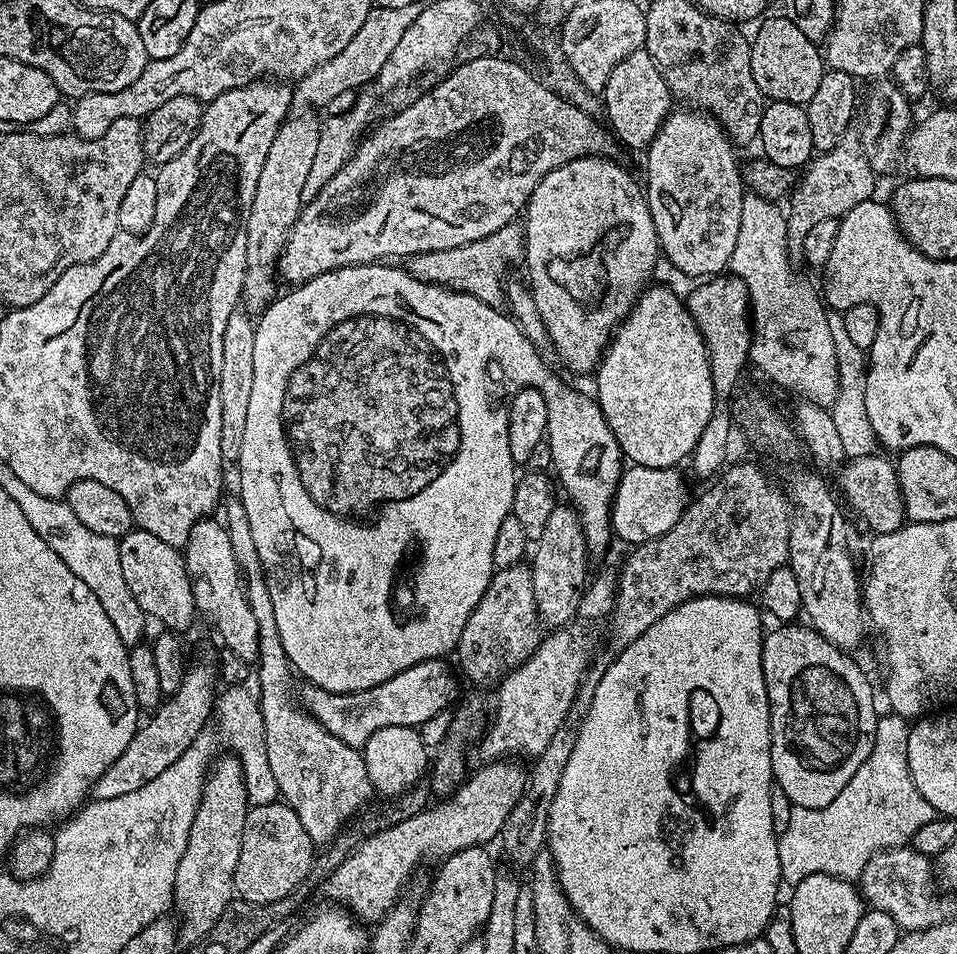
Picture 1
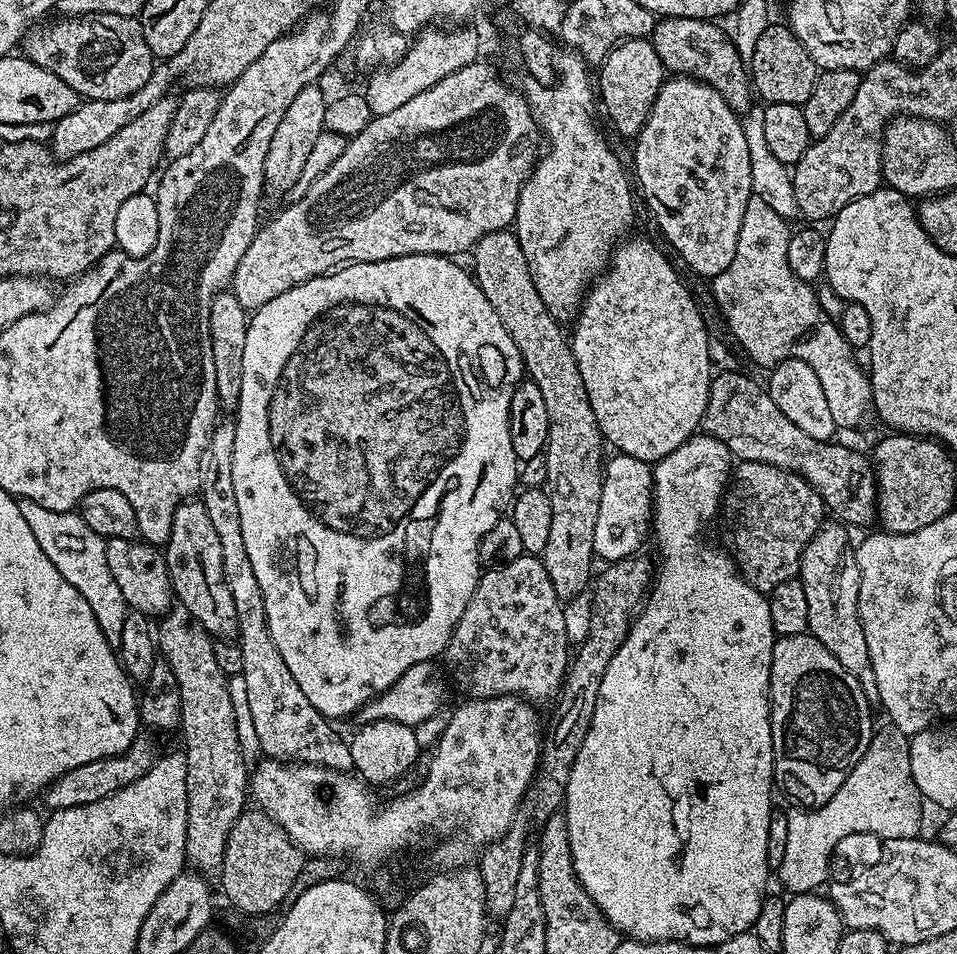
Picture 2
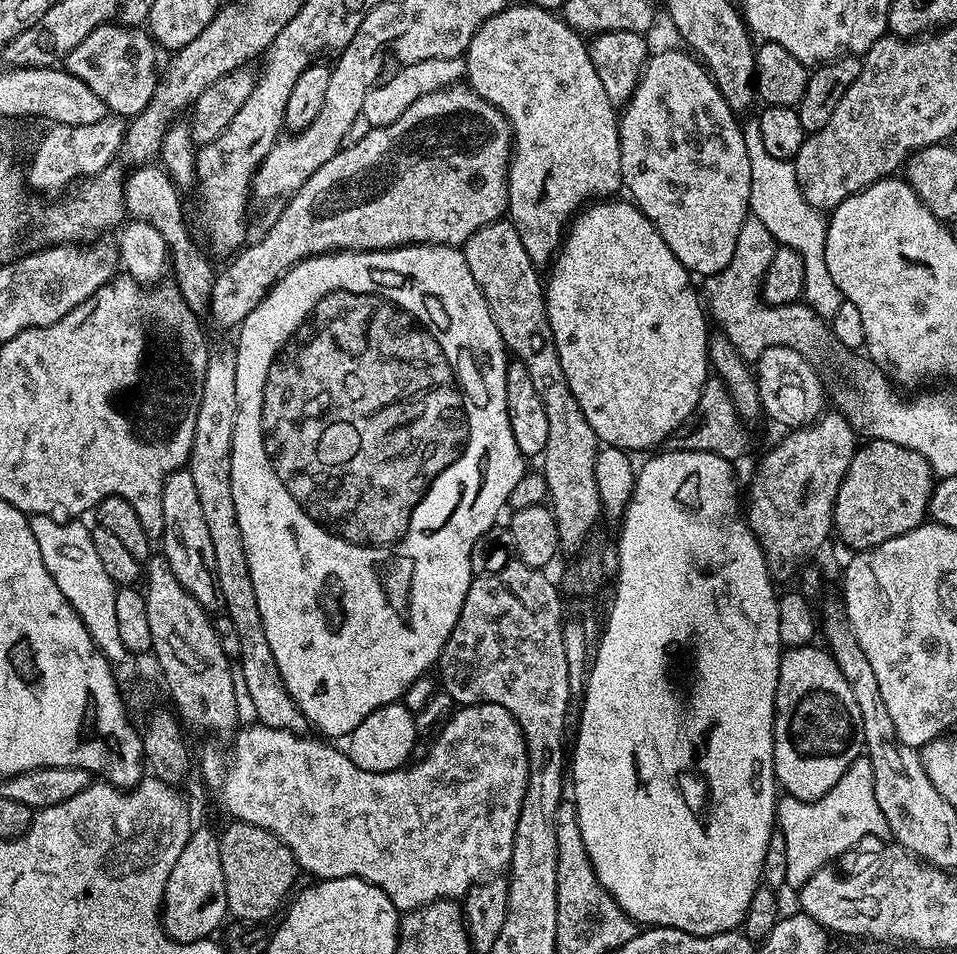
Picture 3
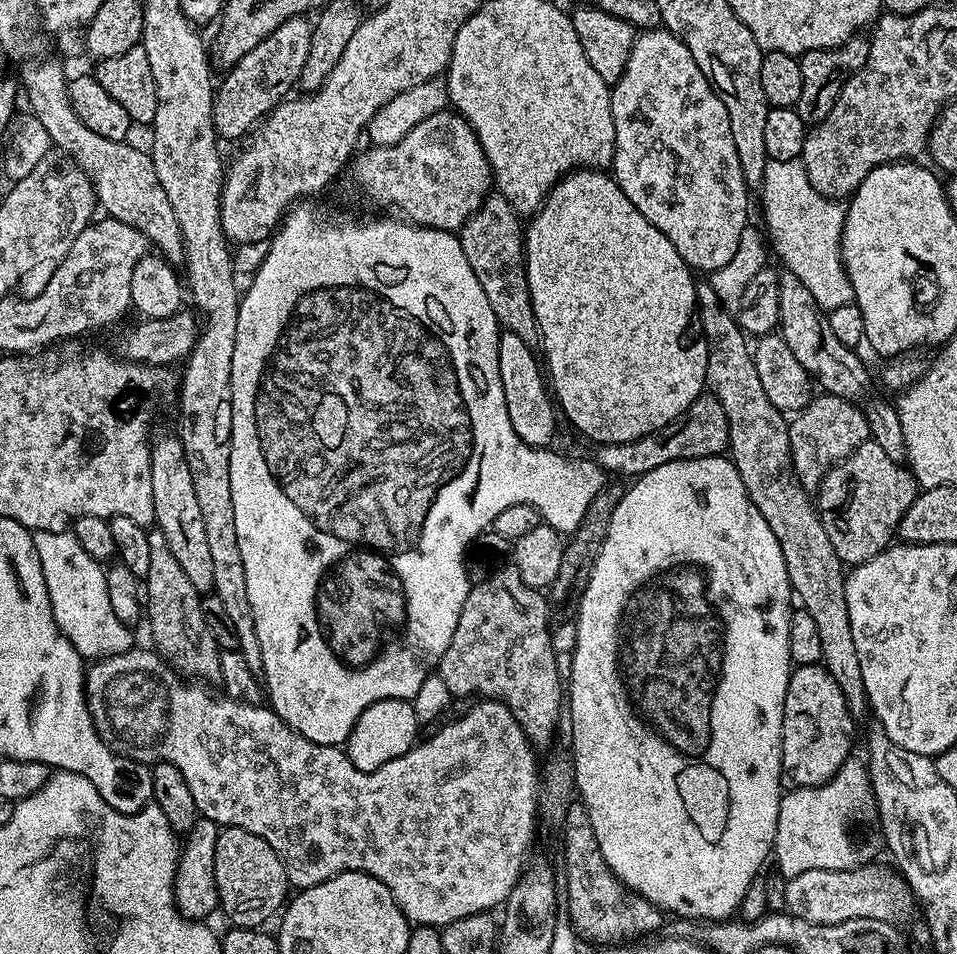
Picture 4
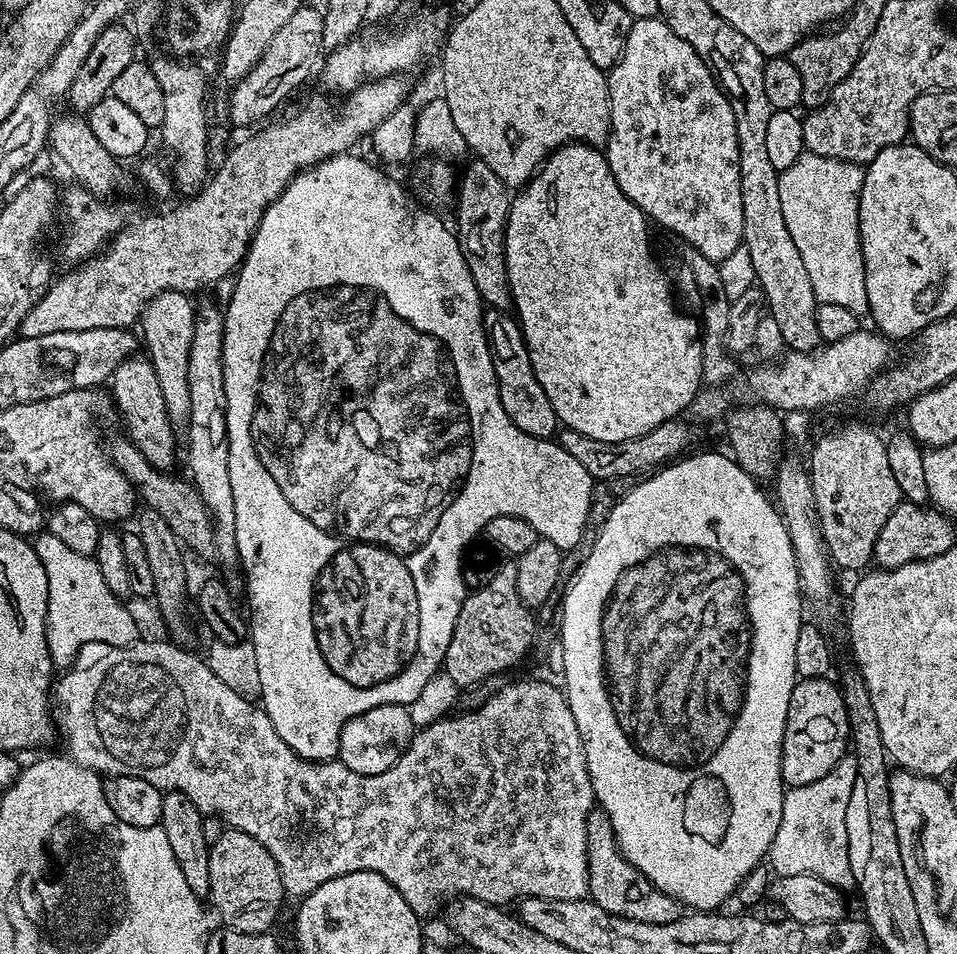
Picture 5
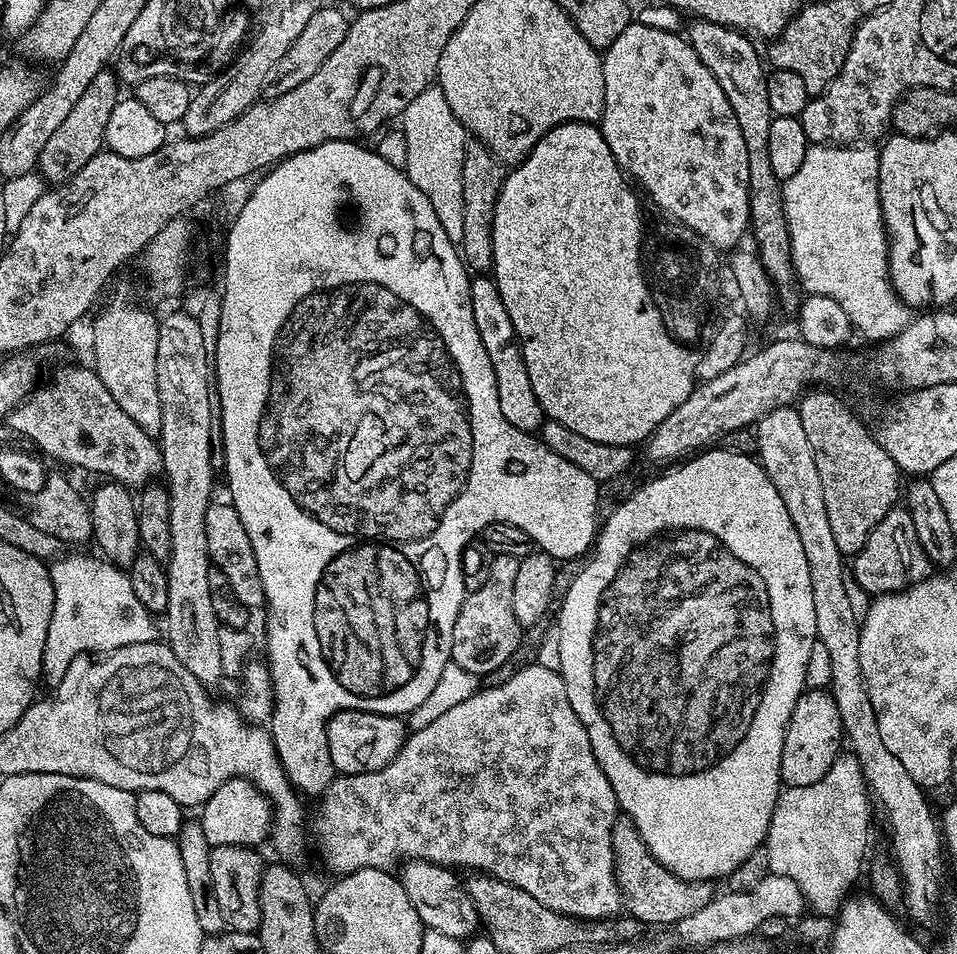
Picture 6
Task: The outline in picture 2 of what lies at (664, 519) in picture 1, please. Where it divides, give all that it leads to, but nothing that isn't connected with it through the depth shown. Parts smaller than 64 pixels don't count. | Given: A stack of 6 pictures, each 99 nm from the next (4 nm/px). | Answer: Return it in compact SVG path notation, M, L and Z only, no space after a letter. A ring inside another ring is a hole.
M615 453L602 468L602 495L598 504L597 525L594 526L594 550L597 559L605 563L637 555L652 530L653 467L632 455Z

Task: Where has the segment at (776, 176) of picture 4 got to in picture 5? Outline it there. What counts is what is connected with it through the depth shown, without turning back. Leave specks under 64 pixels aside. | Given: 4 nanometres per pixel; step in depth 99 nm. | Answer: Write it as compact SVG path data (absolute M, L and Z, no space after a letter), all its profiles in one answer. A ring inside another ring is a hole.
M805 151L794 166L780 173L782 216L802 262L810 274L810 286L821 304L846 306L857 314L868 312L866 270L860 245L860 199L865 169L845 160L815 156Z

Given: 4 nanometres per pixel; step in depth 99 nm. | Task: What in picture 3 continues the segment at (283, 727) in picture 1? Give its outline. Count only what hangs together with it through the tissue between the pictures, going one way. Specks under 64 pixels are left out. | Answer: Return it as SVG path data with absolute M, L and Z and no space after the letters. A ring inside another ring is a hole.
M232 350L213 351L208 358L206 378L202 382L198 422L194 422L194 446L186 471L194 478L194 486L198 489L198 502L202 505L202 515L206 517L206 527L210 529L210 539L214 546L214 566L218 570L218 590L222 590L224 599L223 611L232 620L238 638L241 639L238 666L246 677L256 719L268 728L281 728L287 732L304 734L309 731L310 725L280 680L278 662L274 662L270 642L266 642L262 614L258 614L258 598L254 598L254 582L250 578L250 566L246 562L246 550L242 546L242 530L238 530L238 510L234 510L234 490L230 478L235 425L236 354Z

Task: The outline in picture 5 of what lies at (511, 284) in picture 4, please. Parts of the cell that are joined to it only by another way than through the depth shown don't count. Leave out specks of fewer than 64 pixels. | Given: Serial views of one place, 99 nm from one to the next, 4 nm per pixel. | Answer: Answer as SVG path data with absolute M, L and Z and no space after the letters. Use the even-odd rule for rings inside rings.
M475 158L468 161L468 169L464 176L462 172L458 180L460 205L456 208L456 224L454 223L456 239L460 242L470 278L474 278L474 286L481 301L489 309L508 310L513 307L513 302L504 253L504 231L508 221L510 189L502 182L502 178L498 178L498 174L494 174L494 170L490 170L490 166L486 166L486 162Z

